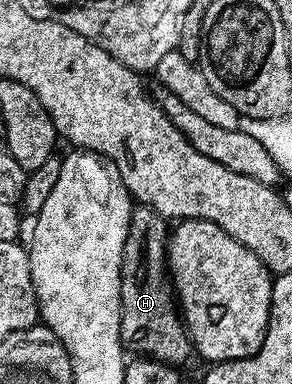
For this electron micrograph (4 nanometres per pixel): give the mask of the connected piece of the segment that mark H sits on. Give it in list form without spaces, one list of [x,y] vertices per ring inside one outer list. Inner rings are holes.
[[[133,207],[120,267],[120,344],[125,353],[181,366],[193,355],[168,274],[170,224],[152,208]]]

